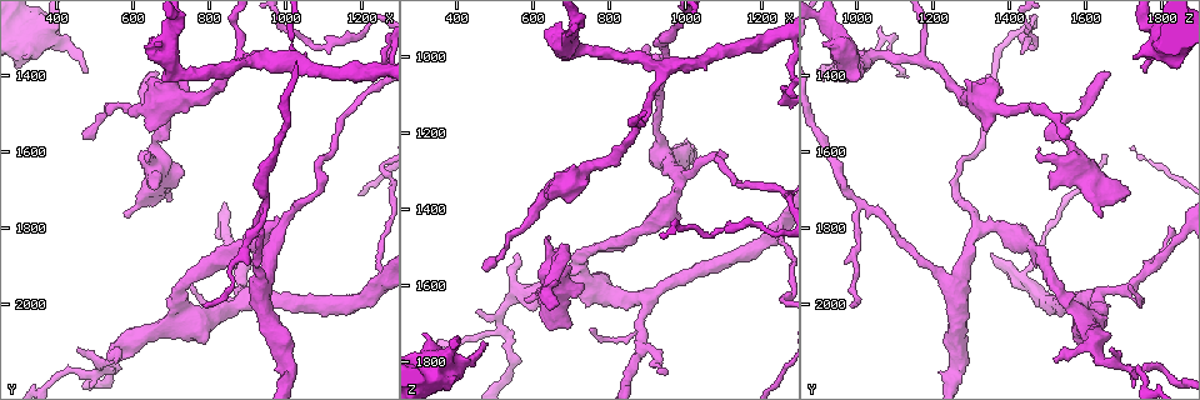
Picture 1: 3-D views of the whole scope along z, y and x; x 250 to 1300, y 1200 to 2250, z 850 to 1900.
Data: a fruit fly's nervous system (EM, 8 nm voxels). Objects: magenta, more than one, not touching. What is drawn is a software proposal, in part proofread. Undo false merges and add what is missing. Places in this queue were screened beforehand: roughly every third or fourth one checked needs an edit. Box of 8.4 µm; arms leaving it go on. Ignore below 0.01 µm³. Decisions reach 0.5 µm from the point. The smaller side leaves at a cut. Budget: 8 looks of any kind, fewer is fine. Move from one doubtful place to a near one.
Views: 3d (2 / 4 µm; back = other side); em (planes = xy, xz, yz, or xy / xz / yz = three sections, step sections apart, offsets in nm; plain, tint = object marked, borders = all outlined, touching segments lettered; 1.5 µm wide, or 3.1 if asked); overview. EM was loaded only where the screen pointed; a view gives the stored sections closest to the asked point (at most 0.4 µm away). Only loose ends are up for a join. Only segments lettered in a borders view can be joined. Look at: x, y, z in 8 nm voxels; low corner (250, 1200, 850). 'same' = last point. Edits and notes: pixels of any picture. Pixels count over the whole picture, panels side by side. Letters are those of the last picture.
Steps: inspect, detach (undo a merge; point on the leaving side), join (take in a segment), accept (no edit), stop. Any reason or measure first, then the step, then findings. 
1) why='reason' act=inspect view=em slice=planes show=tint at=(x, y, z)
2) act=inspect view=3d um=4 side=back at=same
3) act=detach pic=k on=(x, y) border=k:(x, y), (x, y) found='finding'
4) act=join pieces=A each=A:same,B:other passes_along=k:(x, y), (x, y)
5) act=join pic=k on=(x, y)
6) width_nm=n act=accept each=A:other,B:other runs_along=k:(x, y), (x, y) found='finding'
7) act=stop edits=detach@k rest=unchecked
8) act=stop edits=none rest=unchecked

why='an open end' act=inspect view=3d um=2 side=back at=(470, 1385, 1755)

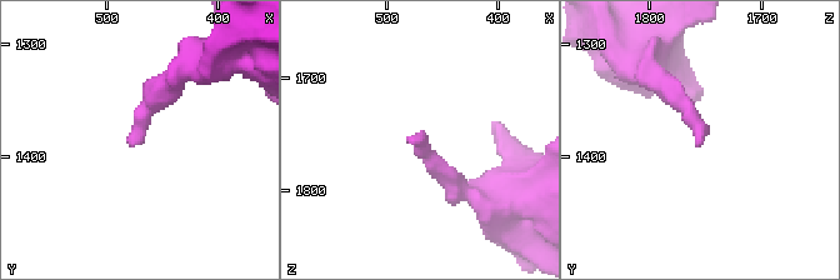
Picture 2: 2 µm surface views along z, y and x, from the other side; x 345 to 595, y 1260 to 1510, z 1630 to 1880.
act=inspect view=em slice=xz step=8 show=borders at=(474, 1390, 1754)

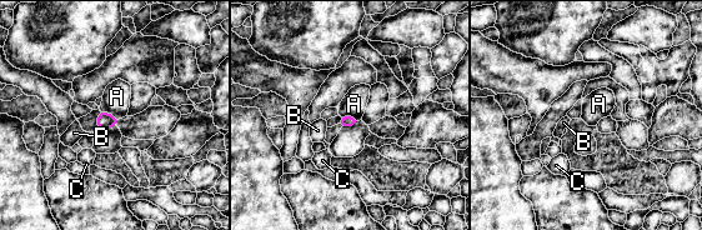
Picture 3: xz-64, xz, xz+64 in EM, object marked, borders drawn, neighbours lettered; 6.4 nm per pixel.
why='cut it another way' act=inspect view=em slice=planes show=borders at=same

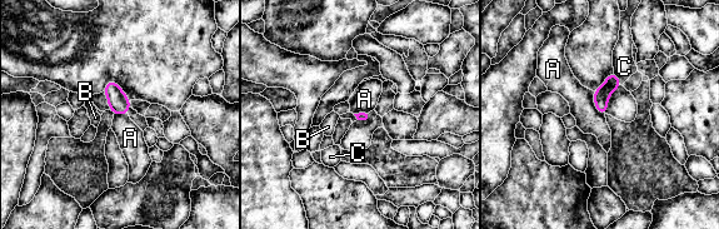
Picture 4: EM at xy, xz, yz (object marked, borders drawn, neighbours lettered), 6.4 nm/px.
act=accept each=A:other,B:other,C:other border=4:(593, 91), (593, 103), (604, 115) found='none of them fits'

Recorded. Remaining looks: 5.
why='an open end' act=inspect view=em slice=planes show=borders at=(670, 1390, 1640)

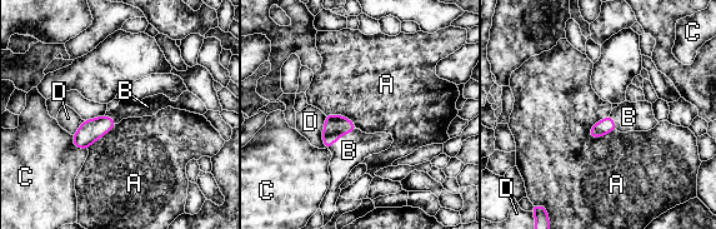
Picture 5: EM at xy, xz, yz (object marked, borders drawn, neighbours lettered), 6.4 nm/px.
act=join pieces=B each=A:other,B:same,C:other,D:other passes_along=5:(335, 125), (343, 134), (349, 150) found='it goes on there'

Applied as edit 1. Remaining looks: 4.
act=inspect view=overview

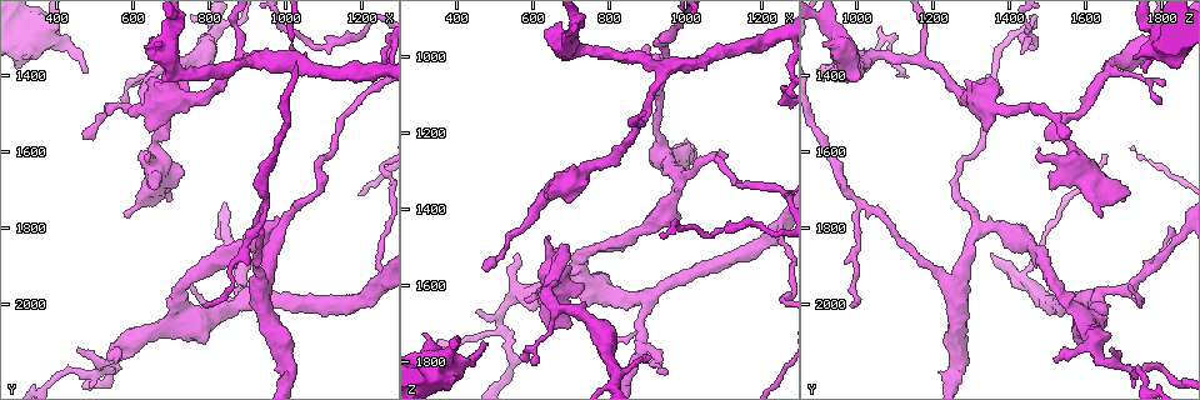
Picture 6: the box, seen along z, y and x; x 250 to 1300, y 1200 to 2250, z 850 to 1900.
why='stops while still wide' act=inspect view=3d um=4 at=(575, 1765, 1635)

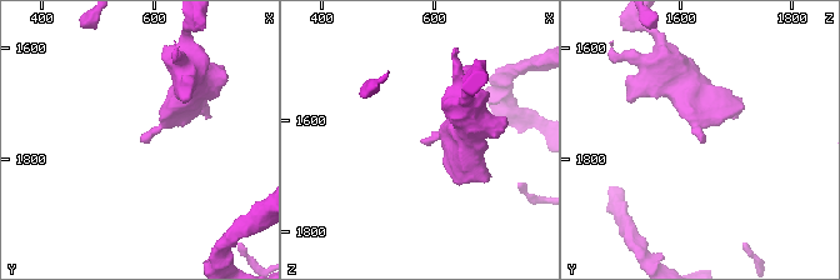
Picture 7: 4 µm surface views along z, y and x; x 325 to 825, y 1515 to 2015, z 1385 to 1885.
why='need the tissue' act=inspect view=em slice=xz step=4 show=tint at=(575, 1765, 1640)

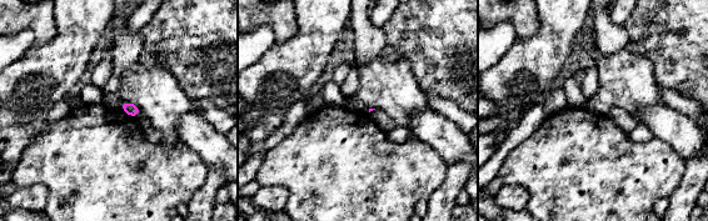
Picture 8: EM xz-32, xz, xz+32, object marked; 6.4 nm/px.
why='cut it another way' act=inspect view=em slice=yz step=8 show=borders at=same

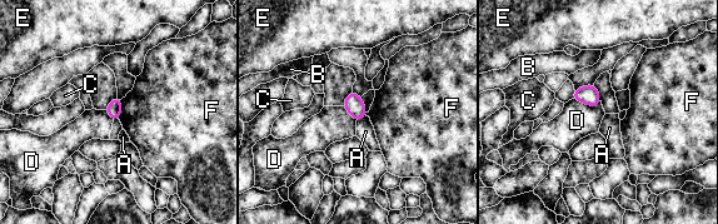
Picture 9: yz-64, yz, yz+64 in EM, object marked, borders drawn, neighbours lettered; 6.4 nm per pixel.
act=accept each=A:other,B:other,C:other,D:other,E:other,F:other border=9:(121, 99), (121, 113), (118, 119) found='no lettered segment goes on from it'

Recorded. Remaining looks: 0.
act=stop edits=join@5 rest=unchecked

